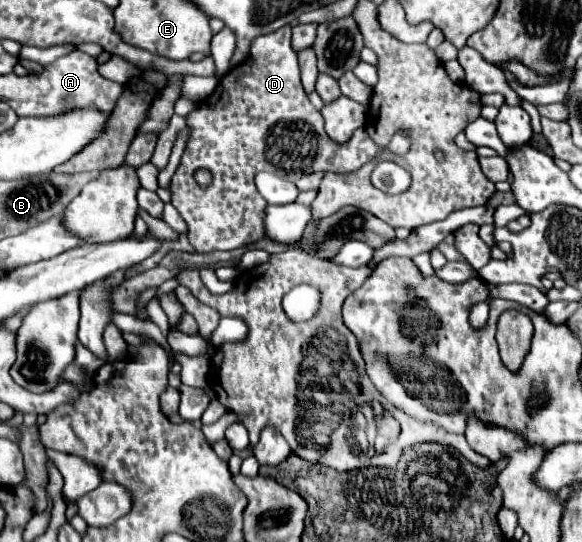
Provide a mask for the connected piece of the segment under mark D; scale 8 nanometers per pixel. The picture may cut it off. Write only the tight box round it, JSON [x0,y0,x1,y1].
[170,26,380,250]

